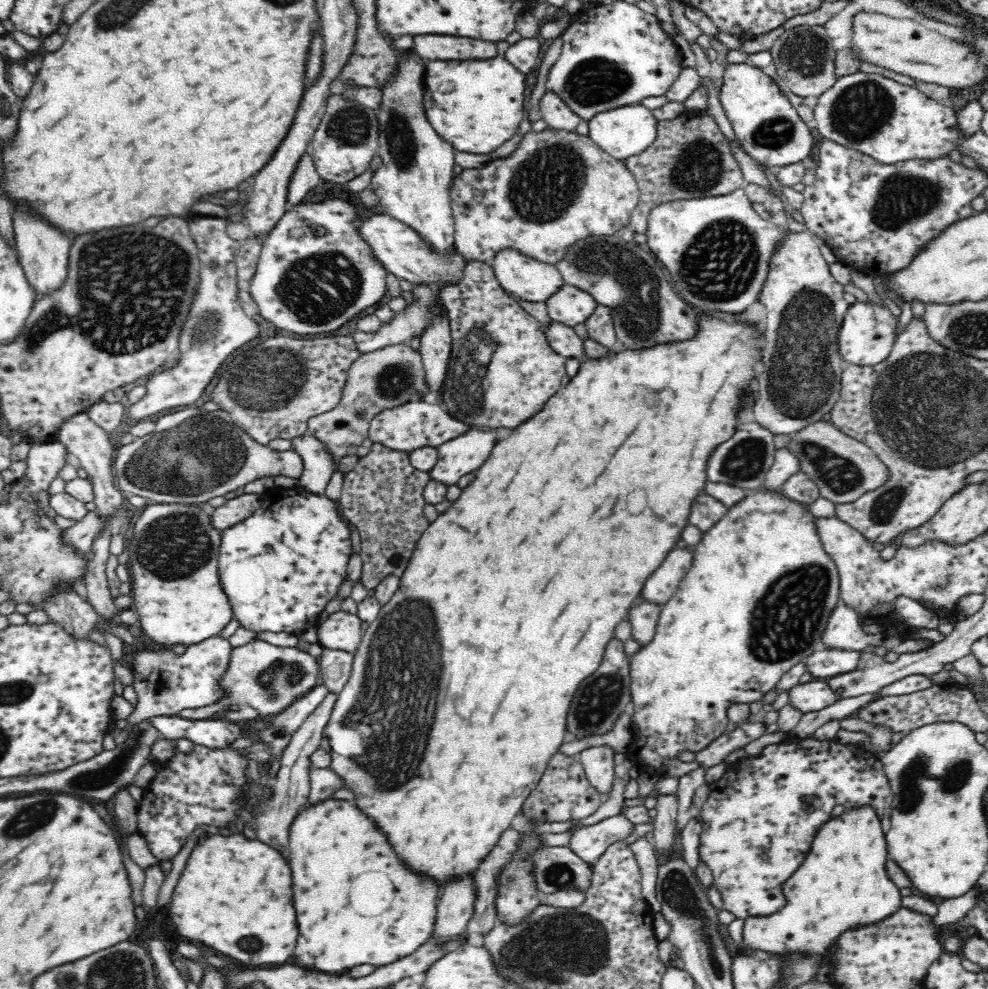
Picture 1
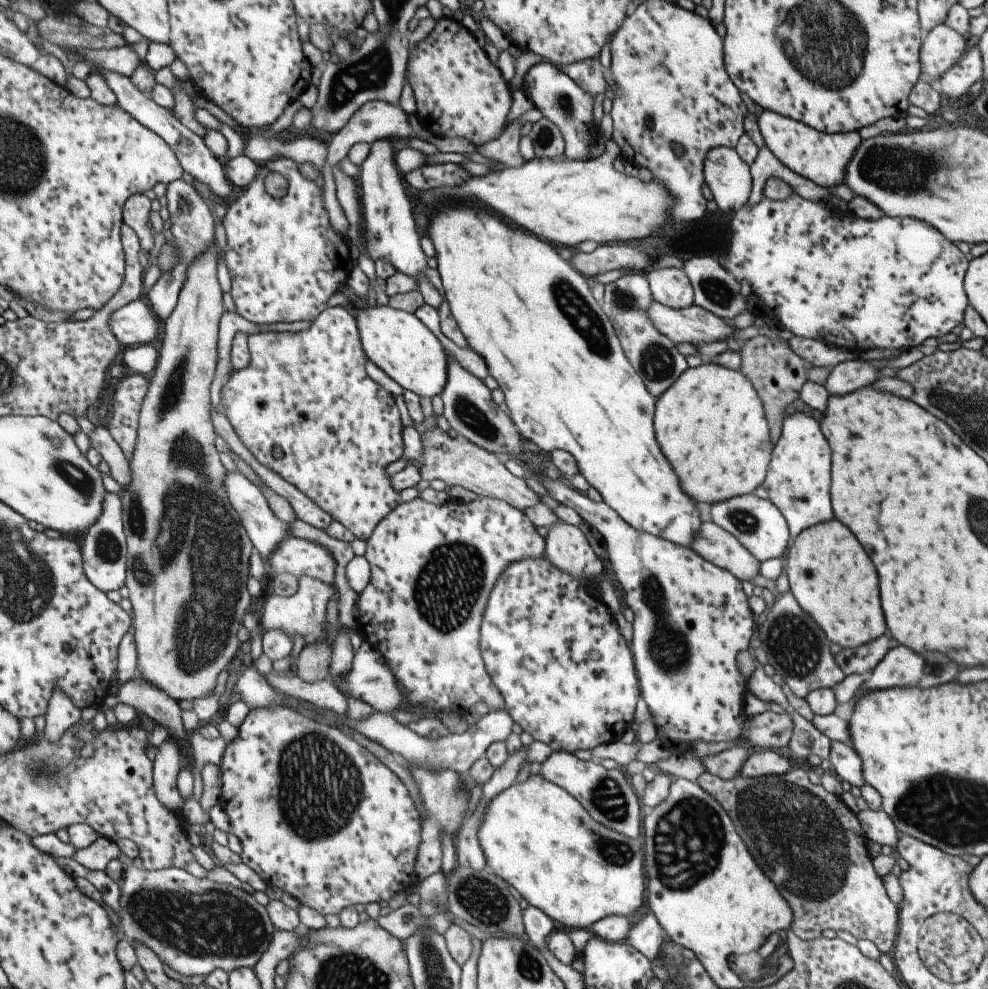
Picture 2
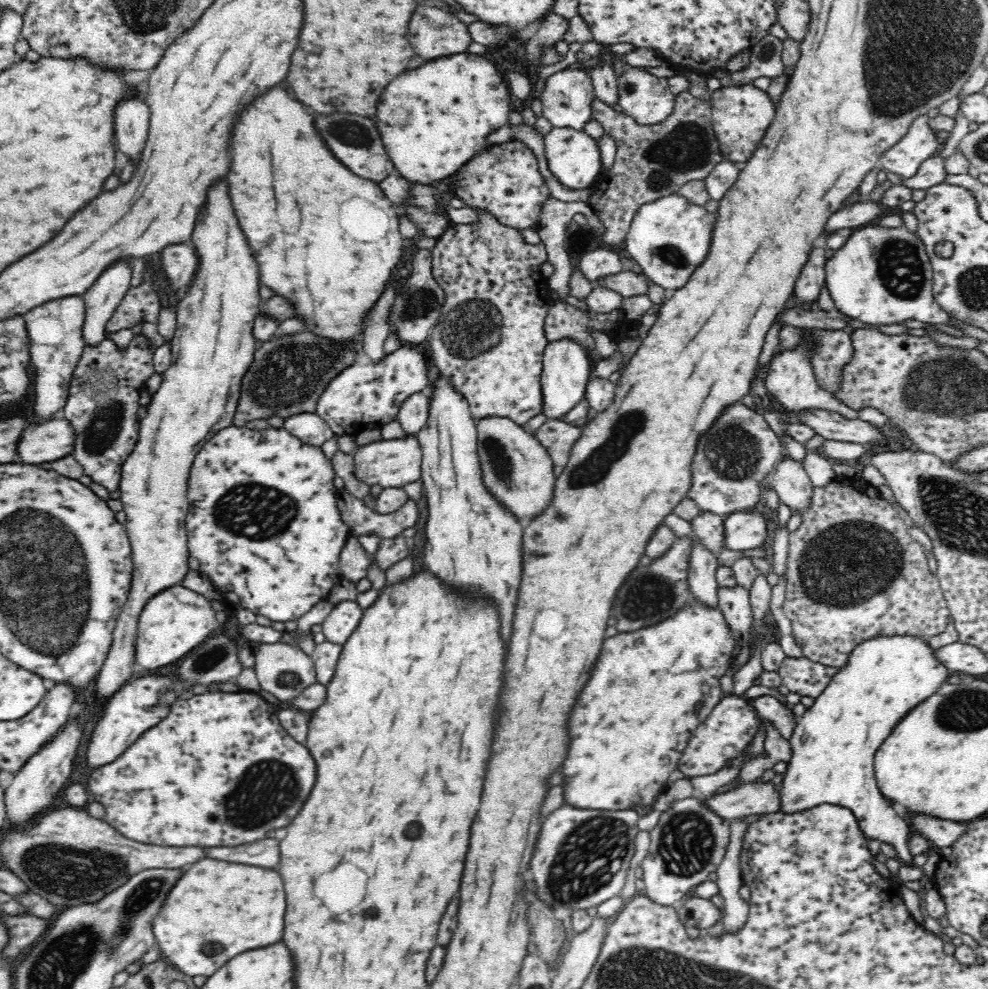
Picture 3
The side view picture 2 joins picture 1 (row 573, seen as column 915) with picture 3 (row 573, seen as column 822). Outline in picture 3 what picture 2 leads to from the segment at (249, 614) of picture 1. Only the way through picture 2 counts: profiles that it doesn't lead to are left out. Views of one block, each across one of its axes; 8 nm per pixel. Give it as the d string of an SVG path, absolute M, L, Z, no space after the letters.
M232 425L226 428L223 428L218 434L215 434L203 447L202 450L198 451L198 454L195 456L194 462L192 463L192 468L189 474L188 479L188 490L187 496L189 499L189 503L192 508L188 512L188 517L186 517L186 531L188 531L188 547L190 548L190 556L196 558L198 562L200 562L200 572L205 575L214 586L218 587L218 592L220 592L220 596L222 600L226 600L226 602L232 602L233 606L238 608L246 608L246 610L250 610L255 615L258 616L266 616L271 621L280 621L280 622L288 622L288 620L299 620L300 622L304 622L306 619L306 614L310 609L314 608L315 604L319 602L328 600L328 596L330 596L330 592L334 588L334 586L338 585L342 580L342 572L340 568L340 554L342 554L342 550L344 550L344 546L346 542L348 542L349 538L353 534L351 529L344 523L344 518L342 518L342 513L340 513L339 507L339 489L335 485L335 478L338 477L336 471L334 470L332 461L324 455L324 452L320 447L315 447L302 440L292 436L292 434L288 433L288 431L284 428L276 429L272 427L268 427L266 430L258 431L256 429L249 429L246 427L236 427L236 425Z

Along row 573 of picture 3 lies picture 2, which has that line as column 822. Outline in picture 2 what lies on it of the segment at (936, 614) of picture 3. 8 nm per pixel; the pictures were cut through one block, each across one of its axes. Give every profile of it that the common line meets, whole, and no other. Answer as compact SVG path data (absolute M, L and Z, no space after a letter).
M790 768L781 775L731 779L719 779L704 771L694 783L723 806L747 852L790 907L792 918L788 931L807 941L826 929L845 930L855 939L870 941L880 954L890 955L897 937L899 906L887 897L881 878L873 870L858 819L838 796L811 784L807 772L799 768Z

